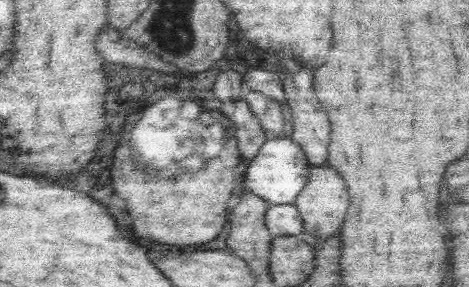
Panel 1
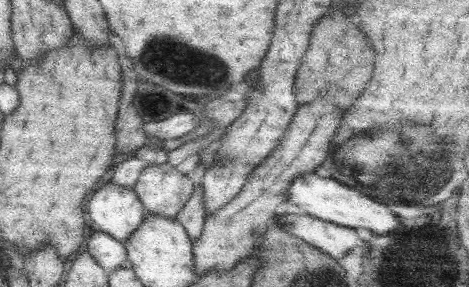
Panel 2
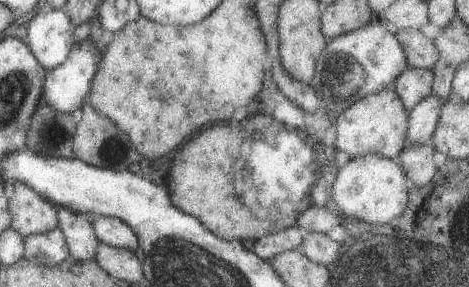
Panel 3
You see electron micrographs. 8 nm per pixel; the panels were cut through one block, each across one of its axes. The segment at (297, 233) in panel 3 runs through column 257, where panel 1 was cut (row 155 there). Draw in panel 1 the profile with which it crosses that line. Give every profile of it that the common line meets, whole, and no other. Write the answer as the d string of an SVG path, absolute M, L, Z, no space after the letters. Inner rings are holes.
M240 100L236 104L236 112L234 112L232 120L228 122L228 128L236 136L238 156L244 162L252 164L254 158L258 158L258 154L266 146L266 138L264 138L262 124L250 114L250 108L248 108L248 104L244 100Z

